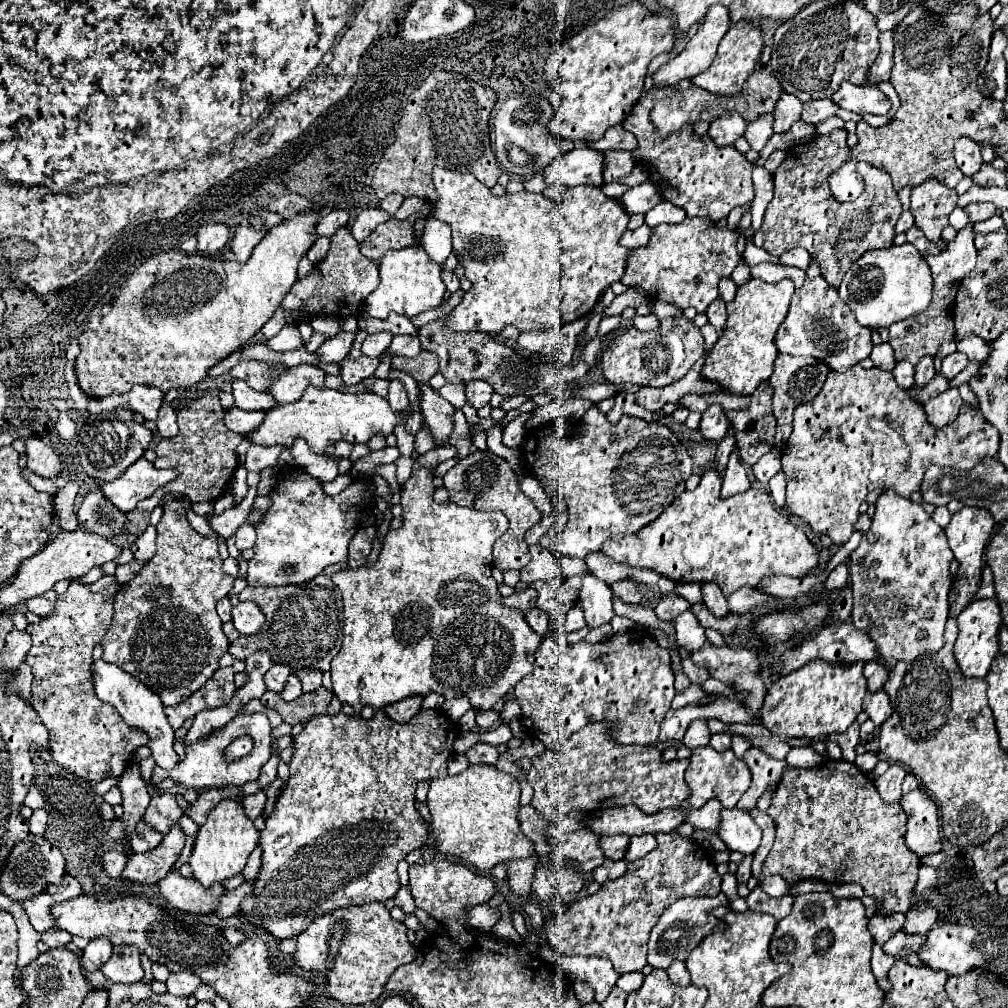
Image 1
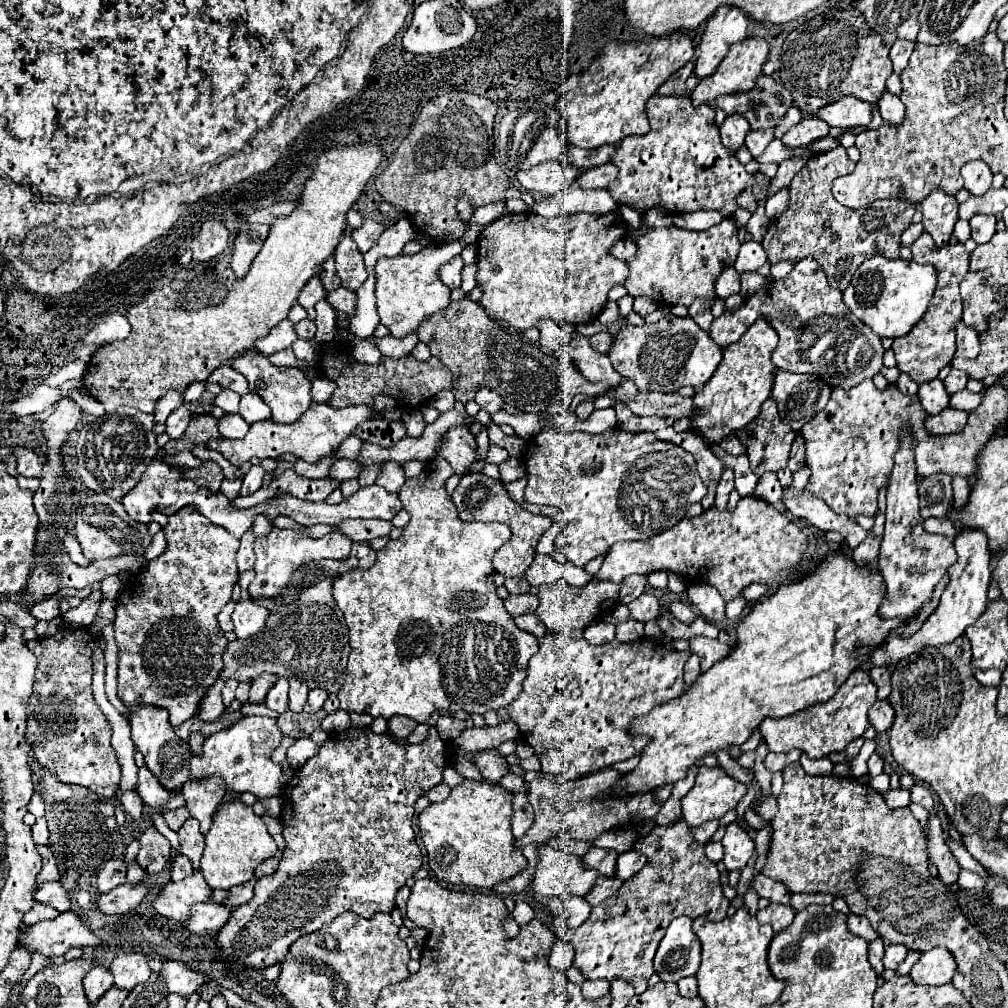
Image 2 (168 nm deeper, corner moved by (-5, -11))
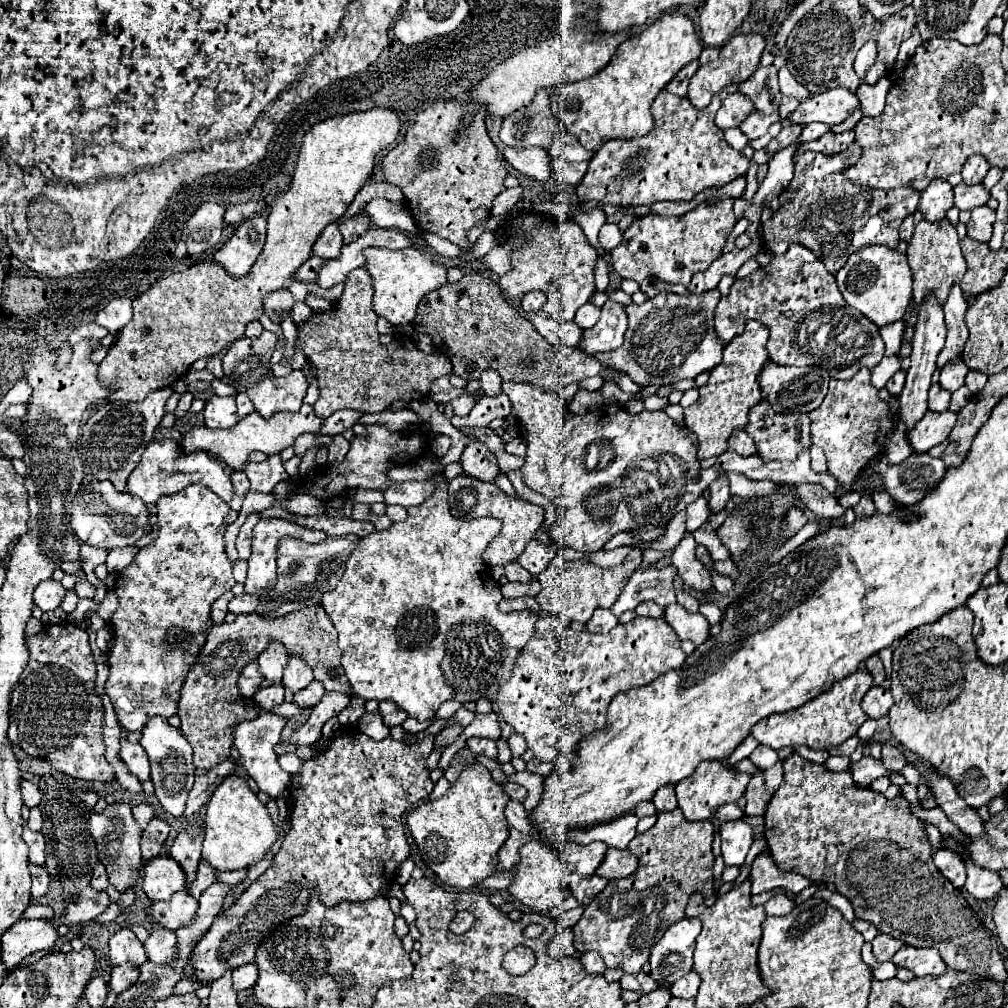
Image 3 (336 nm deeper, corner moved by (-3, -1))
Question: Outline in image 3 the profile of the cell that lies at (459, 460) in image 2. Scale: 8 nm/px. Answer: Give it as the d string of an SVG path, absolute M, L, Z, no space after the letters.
M471 439L461 453L461 465L467 475L473 475L481 481L493 483L495 475L499 473L495 455L481 443L479 439Z

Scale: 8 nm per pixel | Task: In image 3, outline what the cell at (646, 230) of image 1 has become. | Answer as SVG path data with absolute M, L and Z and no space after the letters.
M605 223L599 231L599 243L605 251L613 251L615 245L619 245L623 241L623 233L617 227L617 223Z

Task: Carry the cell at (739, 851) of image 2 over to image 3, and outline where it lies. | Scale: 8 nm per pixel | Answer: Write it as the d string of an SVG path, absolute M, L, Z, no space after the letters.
M741 819L721 825L721 855L725 865L741 865L753 843L753 831Z

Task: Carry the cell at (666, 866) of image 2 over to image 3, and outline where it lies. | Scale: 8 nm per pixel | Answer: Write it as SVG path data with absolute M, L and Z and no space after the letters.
M681 809L659 813L655 827L651 827L647 833L637 833L633 841L629 843L629 851L639 859L639 867L631 877L609 881L607 889L591 901L591 905L585 907L583 917L573 927L575 933L575 949L579 953L595 951L603 957L605 965L611 969L621 969L623 973L639 973L641 967L649 961L651 947L655 941L663 937L667 927L671 923L685 917L687 901L693 893L703 893L713 883L713 823L711 821L687 821L681 813Z

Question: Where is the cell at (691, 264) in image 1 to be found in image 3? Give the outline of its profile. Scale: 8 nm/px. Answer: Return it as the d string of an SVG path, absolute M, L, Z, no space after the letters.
M723 197L713 205L699 205L697 209L679 217L647 215L635 219L623 233L621 245L611 251L613 269L621 277L637 283L645 279L661 279L669 285L683 283L683 287L689 287L695 273L705 271L713 259L723 255L725 241L735 225L731 207L733 199Z

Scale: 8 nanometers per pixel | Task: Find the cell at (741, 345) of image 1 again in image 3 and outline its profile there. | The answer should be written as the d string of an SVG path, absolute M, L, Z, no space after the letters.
M755 319L745 321L745 331L741 335L735 335L727 343L723 351L723 361L711 371L709 381L699 387L699 401L685 409L685 425L699 437L697 459L717 457L719 453L727 451L727 437L731 435L731 429L743 429L749 421L749 409L763 399L757 377L769 361L765 349L767 339L767 325Z

